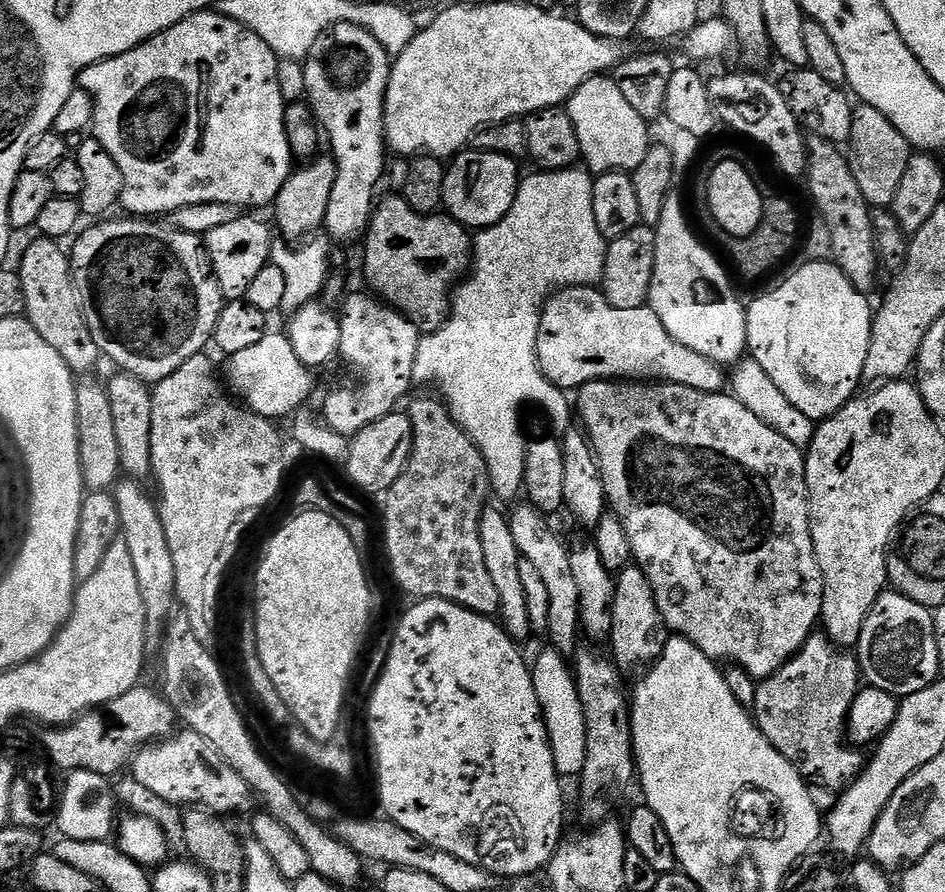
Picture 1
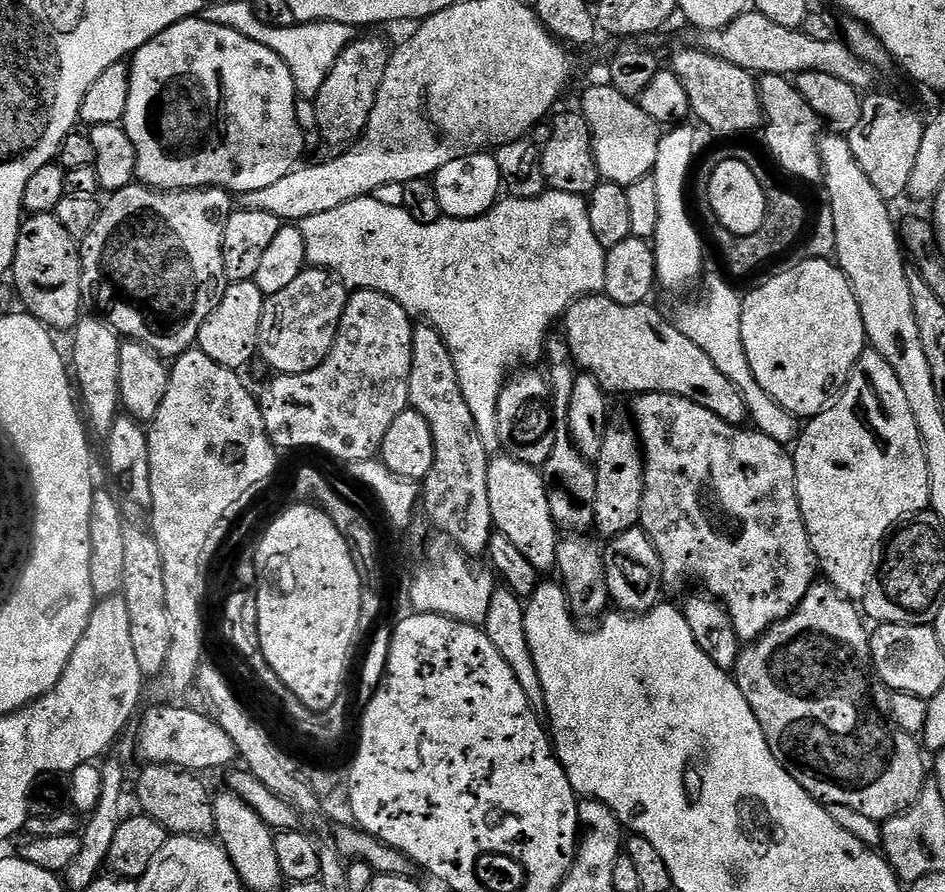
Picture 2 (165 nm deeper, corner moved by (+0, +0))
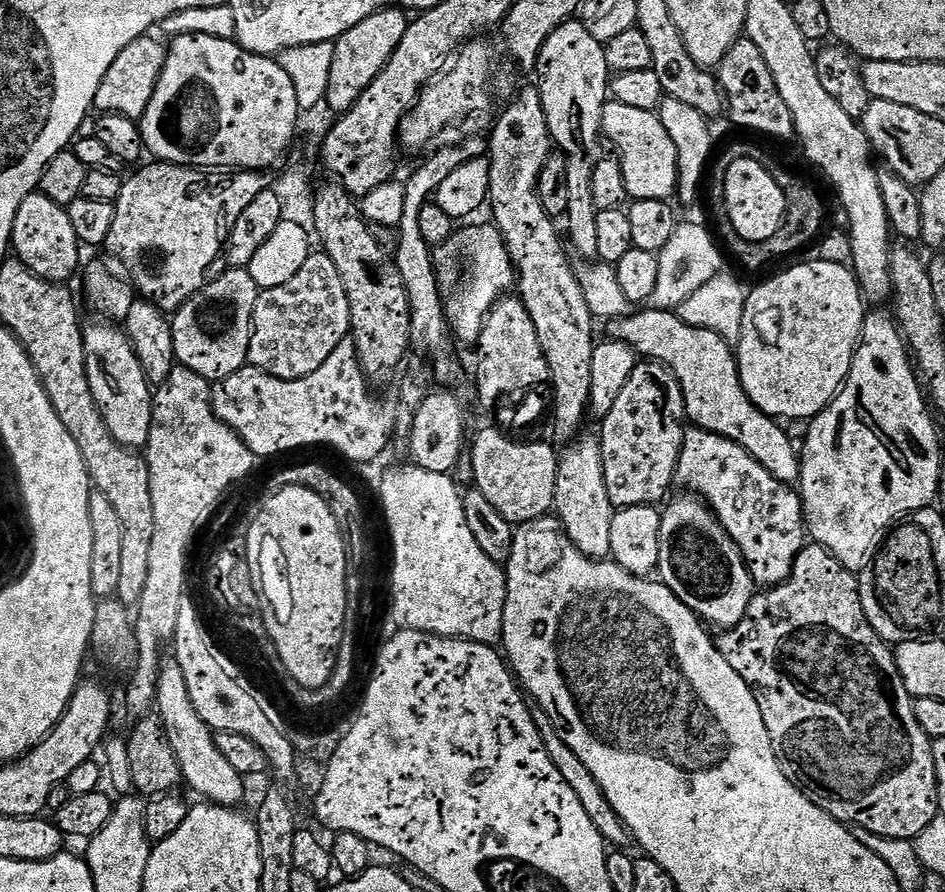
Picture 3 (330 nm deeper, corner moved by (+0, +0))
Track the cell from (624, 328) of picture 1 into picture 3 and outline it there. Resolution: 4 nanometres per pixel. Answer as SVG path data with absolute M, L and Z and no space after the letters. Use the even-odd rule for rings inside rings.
M651 306L613 319L607 326L607 335L611 339L631 346L637 357L665 364L674 378L678 378L687 419L695 427L722 434L722 438L730 438L730 442L738 442L746 454L758 458L758 462L762 462L762 466L766 466L766 470L770 470L770 474L774 474L774 478L783 484L792 486L799 481L800 458L797 445L795 448L791 438L779 428L781 425L761 408L754 406L746 394L733 345L714 334L714 330L702 330L682 322L675 311Z

